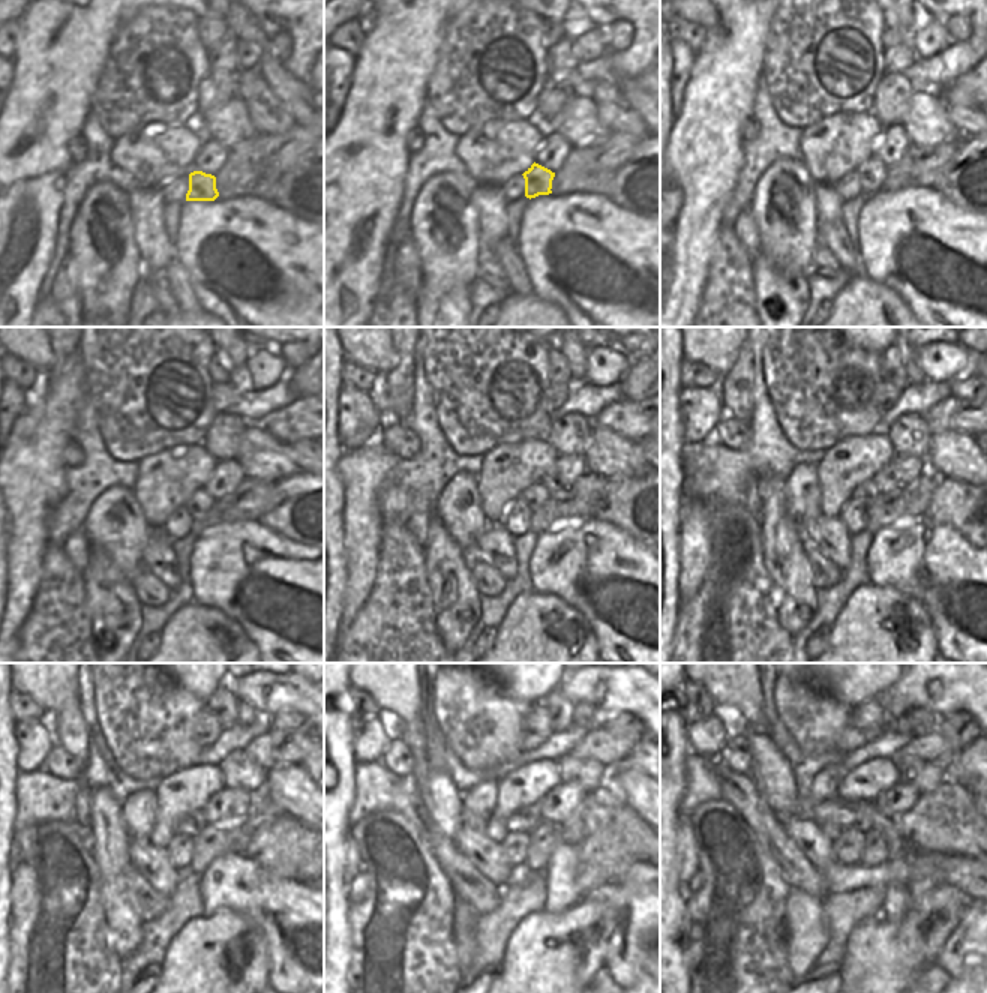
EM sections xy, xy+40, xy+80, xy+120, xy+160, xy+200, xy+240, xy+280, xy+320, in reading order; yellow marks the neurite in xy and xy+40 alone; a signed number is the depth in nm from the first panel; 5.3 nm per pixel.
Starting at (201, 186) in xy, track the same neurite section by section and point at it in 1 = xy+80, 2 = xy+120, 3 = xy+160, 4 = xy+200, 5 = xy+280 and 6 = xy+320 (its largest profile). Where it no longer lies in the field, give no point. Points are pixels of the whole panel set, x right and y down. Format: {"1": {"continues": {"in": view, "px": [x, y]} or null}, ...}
{"1": {"continues": {"in": "xy+80", "px": [873, 173]}}, "2": {"continues": {"in": "xy+120", "px": [198, 506]}}, "3": {"continues": {"in": "xy+160", "px": [536, 495]}}, "4": {"continues": {"in": "xy+200", "px": [867, 492]}}, "5": {"continues": {"in": "xy+280", "px": [528, 819]}}, "6": {"continues": {"in": "xy+320", "px": [863, 816]}}}

